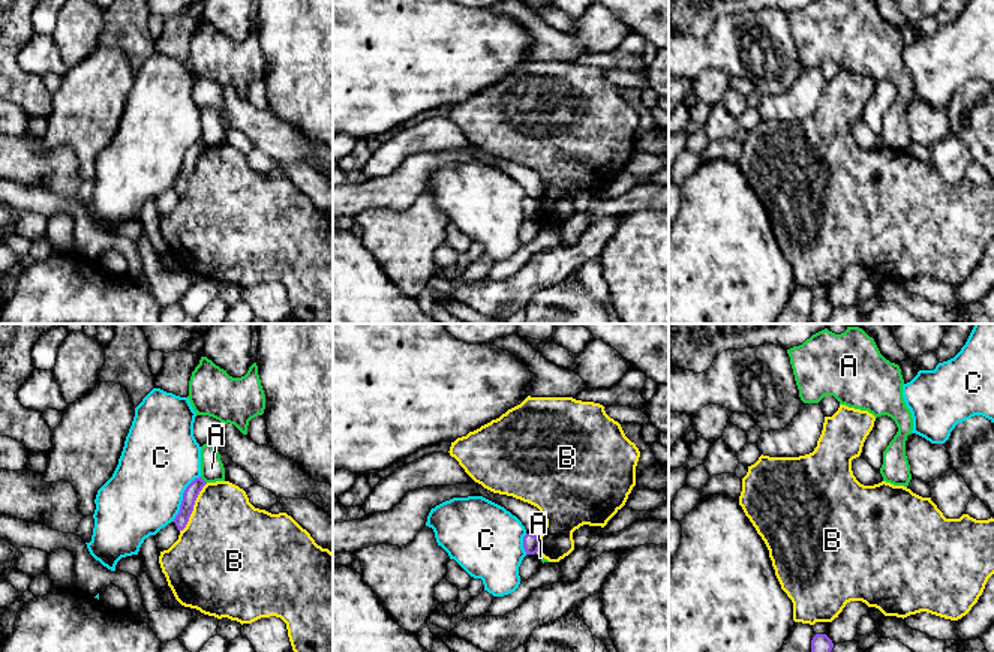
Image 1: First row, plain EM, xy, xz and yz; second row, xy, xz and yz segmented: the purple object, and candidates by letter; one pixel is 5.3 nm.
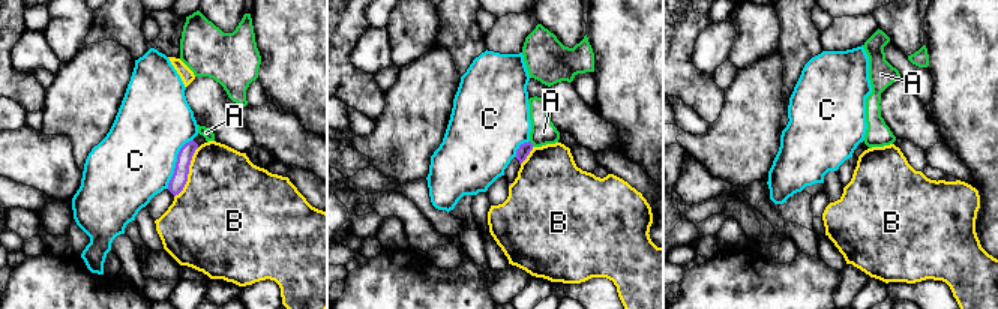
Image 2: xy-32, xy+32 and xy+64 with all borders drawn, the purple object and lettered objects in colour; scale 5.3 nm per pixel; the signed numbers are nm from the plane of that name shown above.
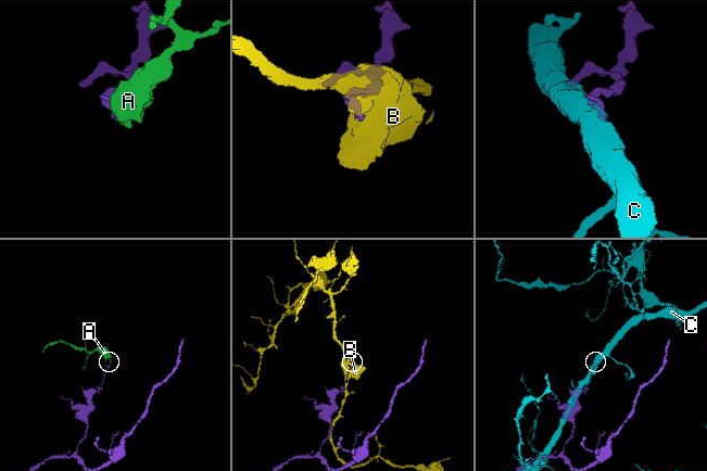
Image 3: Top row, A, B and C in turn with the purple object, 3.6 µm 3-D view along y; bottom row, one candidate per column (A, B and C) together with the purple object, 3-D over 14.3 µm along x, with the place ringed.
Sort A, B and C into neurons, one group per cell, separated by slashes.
A / B / C

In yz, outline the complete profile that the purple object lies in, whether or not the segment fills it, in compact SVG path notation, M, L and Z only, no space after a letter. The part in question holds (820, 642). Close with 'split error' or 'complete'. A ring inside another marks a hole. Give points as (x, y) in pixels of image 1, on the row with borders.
M816 634L811 640L811 652L831 652L832 640L826 634Z; complete

